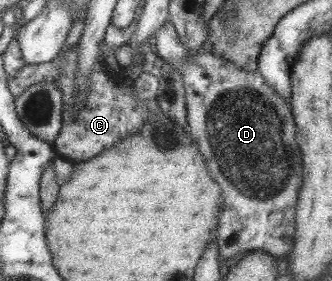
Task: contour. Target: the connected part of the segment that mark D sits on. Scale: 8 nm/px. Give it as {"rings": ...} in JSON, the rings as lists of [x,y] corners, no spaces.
{"rings":[[[168,21],[156,31],[154,37],[157,55],[181,75],[190,131],[196,135],[196,143],[200,143],[200,151],[204,151],[204,159],[208,159],[208,167],[212,167],[216,183],[224,187],[224,209],[220,211],[220,227],[216,228],[214,241],[218,245],[220,263],[228,261],[236,253],[257,249],[273,257],[288,257],[295,245],[295,209],[303,165],[300,149],[294,141],[296,131],[290,103],[278,97],[258,70],[244,71],[206,48],[189,52]]]}

